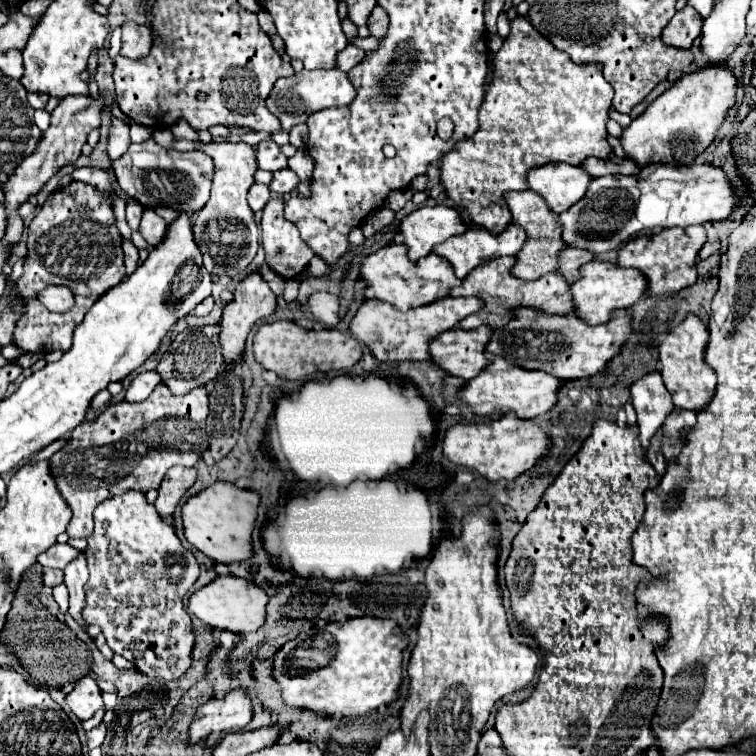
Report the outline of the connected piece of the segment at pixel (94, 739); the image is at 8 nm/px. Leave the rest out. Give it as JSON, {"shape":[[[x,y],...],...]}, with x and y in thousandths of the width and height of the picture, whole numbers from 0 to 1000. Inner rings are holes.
{"shape":[[[135,955],[135,958],[130,958],[127,963],[122,963],[122,966],[116,966],[116,968],[114,968],[116,987],[119,987],[119,989],[135,987],[135,981],[138,981],[138,974],[140,974],[140,958]]]}

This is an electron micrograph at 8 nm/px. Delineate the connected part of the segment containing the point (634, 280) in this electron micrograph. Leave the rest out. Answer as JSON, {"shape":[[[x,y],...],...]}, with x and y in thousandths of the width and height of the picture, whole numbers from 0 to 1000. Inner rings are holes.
{"shape":[[[783,344],[780,349],[767,354],[767,370],[762,370],[754,381],[759,399],[762,399],[762,415],[770,418],[778,429],[802,429],[810,415],[820,407],[839,405],[857,384],[857,370],[844,354],[820,354],[817,349],[807,347],[791,347]]]}

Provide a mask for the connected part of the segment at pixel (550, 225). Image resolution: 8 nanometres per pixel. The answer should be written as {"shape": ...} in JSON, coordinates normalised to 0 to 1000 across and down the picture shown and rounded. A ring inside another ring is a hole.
{"shape":[[[706,251],[693,254],[672,254],[669,267],[675,272],[675,280],[680,283],[680,294],[690,302],[696,302],[698,320],[690,328],[690,333],[683,339],[685,347],[680,352],[680,362],[690,370],[712,370],[725,360],[738,357],[738,339],[746,328],[743,320],[743,296],[738,294],[738,283],[733,283],[717,259],[712,259]]]}

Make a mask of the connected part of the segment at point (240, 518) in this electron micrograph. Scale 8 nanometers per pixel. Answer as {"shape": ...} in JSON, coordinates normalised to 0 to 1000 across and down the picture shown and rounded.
{"shape":[[[286,638],[272,648],[254,656],[243,672],[243,709],[246,714],[262,725],[267,733],[280,738],[283,743],[323,743],[336,735],[333,722],[333,701],[341,683],[344,653],[323,646],[312,646],[310,640]]]}

